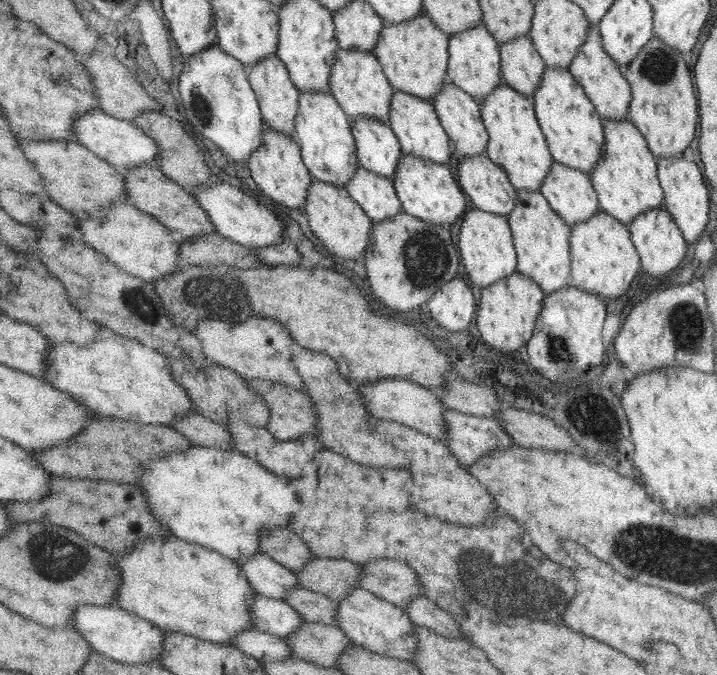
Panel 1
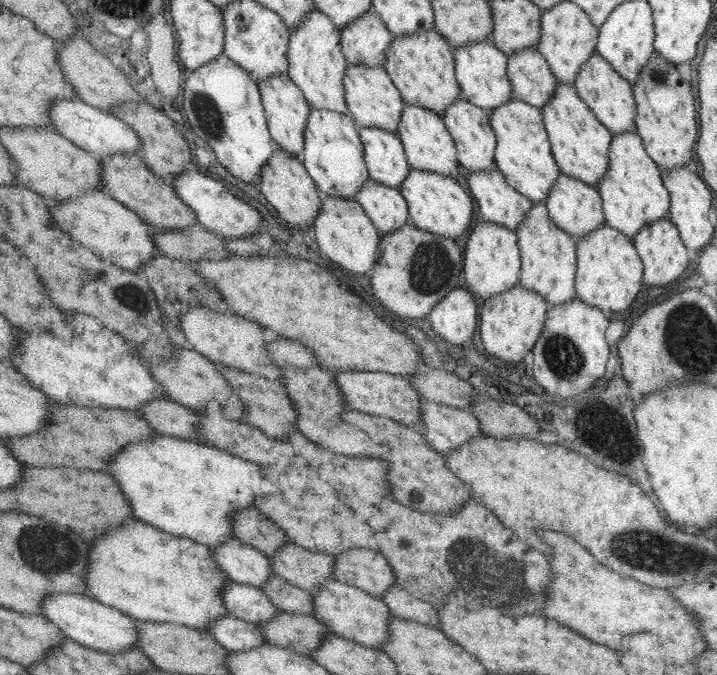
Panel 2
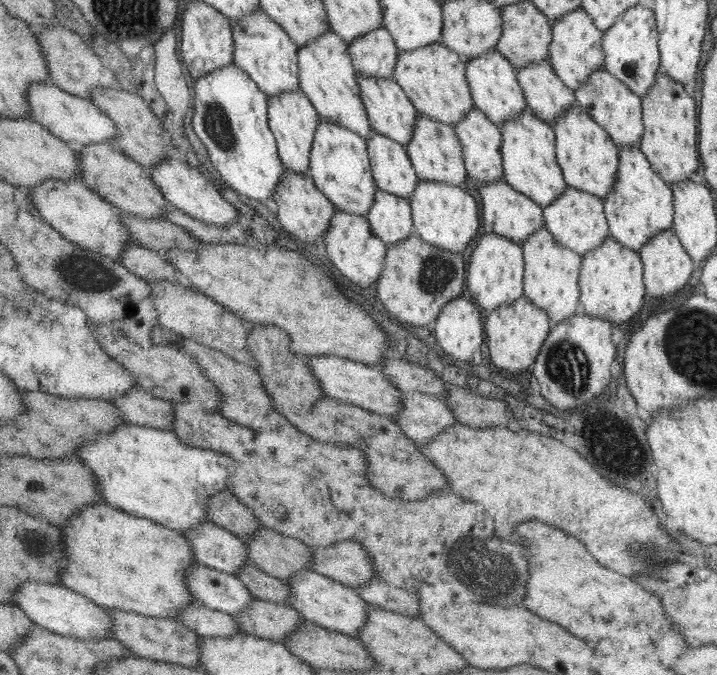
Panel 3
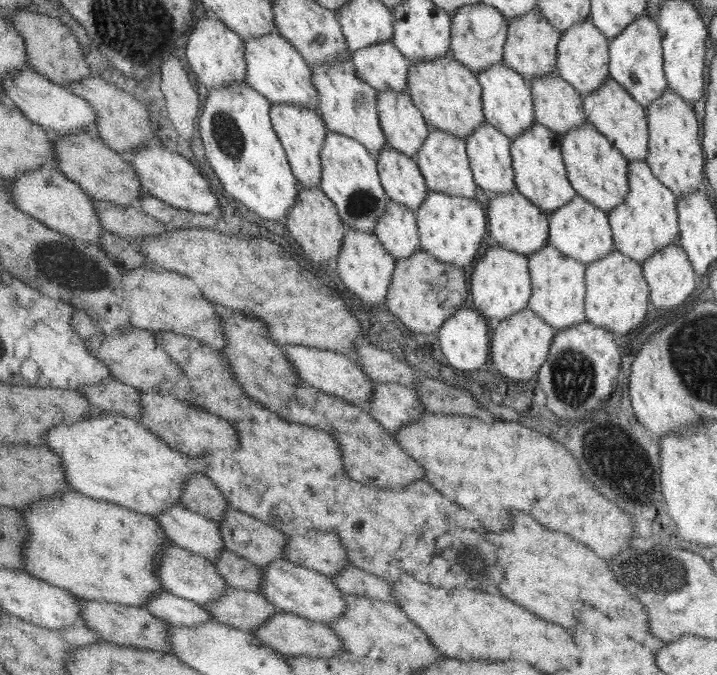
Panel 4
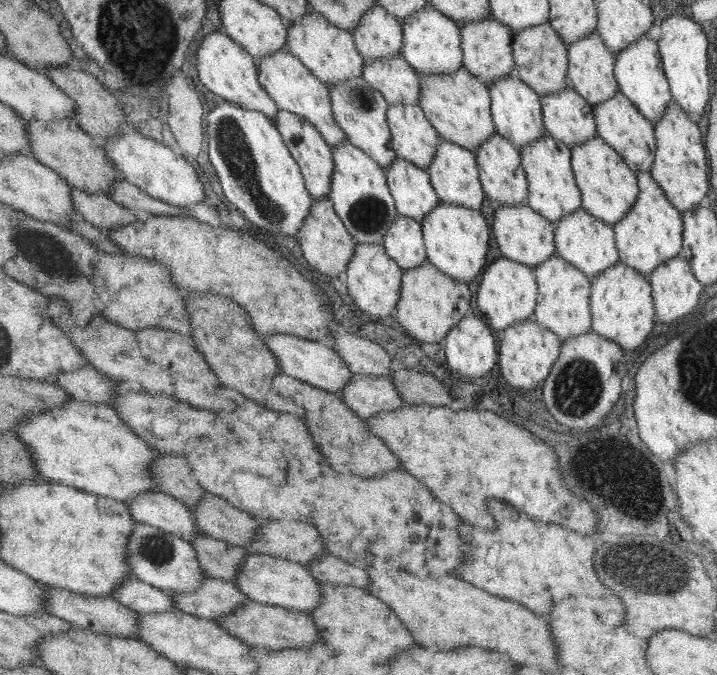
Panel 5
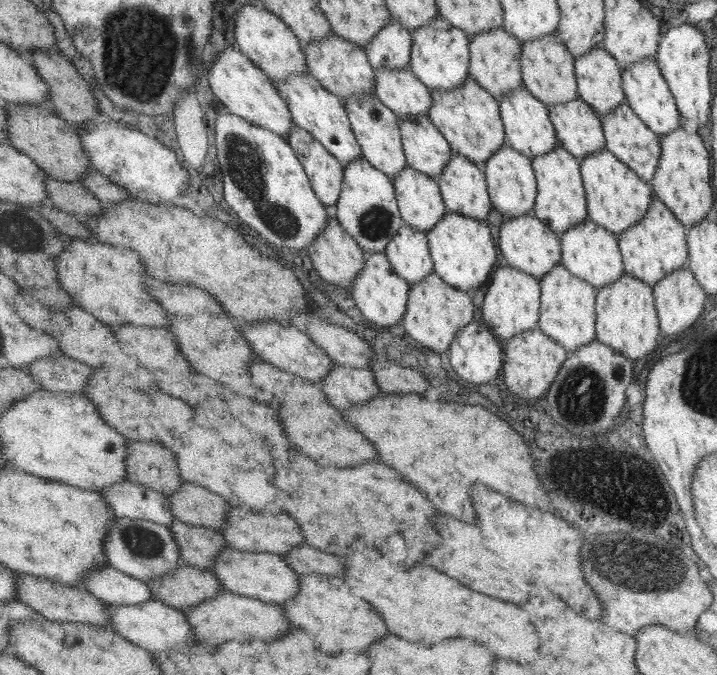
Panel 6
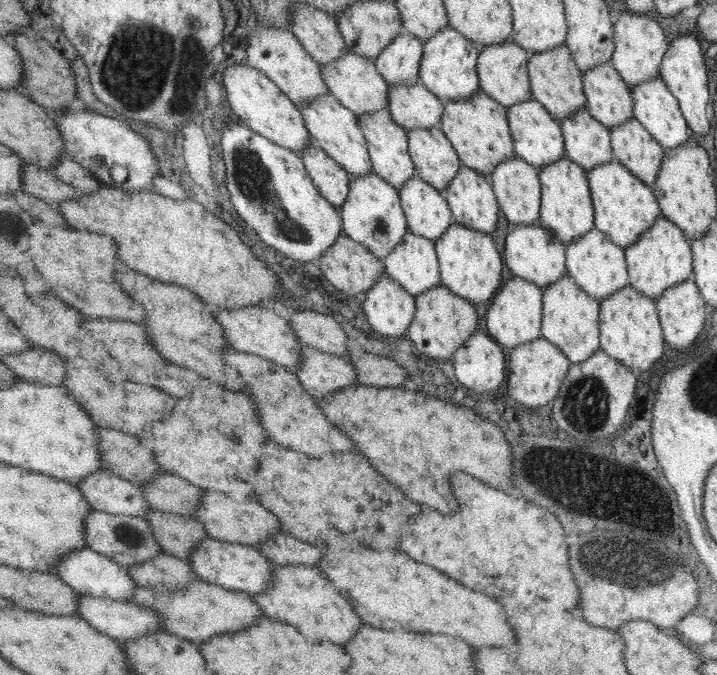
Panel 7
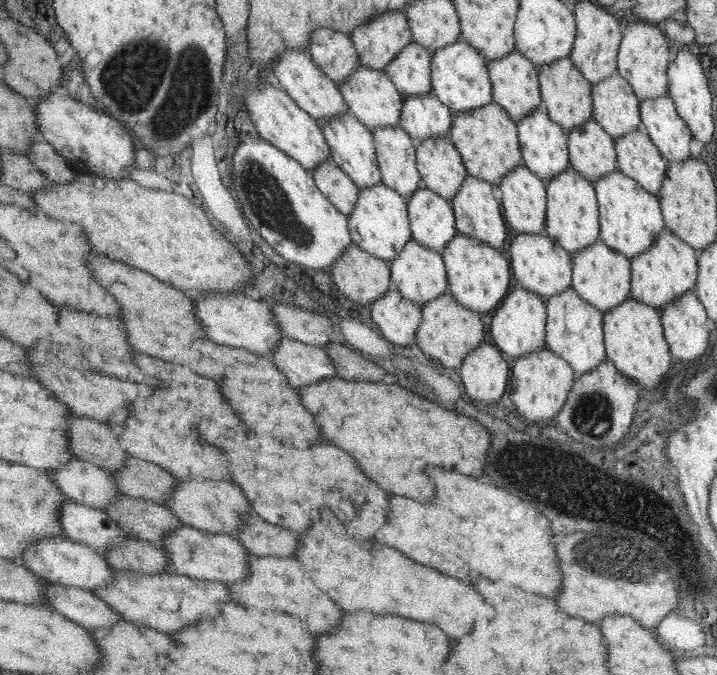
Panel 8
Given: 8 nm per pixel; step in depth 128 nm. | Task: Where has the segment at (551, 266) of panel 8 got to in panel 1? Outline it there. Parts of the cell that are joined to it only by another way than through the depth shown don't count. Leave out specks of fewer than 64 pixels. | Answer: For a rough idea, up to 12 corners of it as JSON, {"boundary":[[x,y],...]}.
{"boundary":[[486,152],[460,158],[475,208],[504,217],[518,190]]}

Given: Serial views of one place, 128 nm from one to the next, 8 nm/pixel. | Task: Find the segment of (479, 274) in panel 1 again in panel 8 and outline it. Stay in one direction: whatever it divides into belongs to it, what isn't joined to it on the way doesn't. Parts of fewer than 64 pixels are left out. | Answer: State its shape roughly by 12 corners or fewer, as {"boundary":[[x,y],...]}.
{"boundary":[[515,286],[493,314],[494,344],[513,360],[546,348],[540,296]]}

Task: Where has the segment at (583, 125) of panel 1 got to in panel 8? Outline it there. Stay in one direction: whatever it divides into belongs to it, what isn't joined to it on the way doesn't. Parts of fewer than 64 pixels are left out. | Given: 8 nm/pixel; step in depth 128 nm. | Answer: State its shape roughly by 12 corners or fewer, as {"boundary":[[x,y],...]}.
{"boundary":[[619,169],[593,184],[599,240],[632,258],[666,227],[658,196]]}

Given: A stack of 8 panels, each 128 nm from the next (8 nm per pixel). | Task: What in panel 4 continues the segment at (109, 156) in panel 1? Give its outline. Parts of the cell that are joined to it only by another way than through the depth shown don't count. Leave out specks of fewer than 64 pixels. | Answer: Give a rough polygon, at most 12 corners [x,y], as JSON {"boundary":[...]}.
{"boundary":[[30,66],[4,94],[53,136],[95,132],[99,114]]}

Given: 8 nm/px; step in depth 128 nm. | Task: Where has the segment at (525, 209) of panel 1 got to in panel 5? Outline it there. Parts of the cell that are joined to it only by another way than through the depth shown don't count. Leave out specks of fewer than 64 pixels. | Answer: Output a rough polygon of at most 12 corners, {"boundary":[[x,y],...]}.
{"boundary":[[554,254],[534,267],[534,319],[564,341],[592,331],[591,280]]}

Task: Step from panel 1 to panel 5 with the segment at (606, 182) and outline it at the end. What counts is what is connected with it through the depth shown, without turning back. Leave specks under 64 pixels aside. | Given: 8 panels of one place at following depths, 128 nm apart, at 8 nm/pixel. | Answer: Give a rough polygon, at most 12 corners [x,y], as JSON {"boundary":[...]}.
{"boundary":[[651,172],[614,224],[620,260],[650,276],[682,253],[682,216]]}

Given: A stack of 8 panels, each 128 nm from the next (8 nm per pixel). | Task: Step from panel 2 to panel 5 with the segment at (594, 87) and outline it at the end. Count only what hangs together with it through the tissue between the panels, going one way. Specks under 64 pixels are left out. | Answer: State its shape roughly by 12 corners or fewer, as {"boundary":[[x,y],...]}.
{"boundary":[[619,90],[596,104],[600,137],[651,172],[655,125]]}

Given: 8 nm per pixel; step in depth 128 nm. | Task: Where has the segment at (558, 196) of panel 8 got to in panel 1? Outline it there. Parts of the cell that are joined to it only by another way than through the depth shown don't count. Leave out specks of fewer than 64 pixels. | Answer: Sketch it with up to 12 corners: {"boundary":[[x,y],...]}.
{"boundary":[[502,82],[481,104],[487,155],[517,190],[554,166],[534,101]]}

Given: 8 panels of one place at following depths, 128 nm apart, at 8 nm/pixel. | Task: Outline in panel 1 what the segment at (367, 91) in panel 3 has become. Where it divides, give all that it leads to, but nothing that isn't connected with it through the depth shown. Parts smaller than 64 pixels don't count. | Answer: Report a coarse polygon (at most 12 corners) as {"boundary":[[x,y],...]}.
{"boundary":[[339,48],[331,95],[389,125],[394,86],[374,53]]}

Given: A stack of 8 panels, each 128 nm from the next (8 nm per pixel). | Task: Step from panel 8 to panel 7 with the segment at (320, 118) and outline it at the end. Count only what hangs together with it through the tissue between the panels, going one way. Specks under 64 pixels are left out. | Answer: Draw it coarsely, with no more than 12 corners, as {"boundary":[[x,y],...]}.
{"boundary":[[259,21],[247,64],[288,97],[330,93],[319,61],[286,28]]}

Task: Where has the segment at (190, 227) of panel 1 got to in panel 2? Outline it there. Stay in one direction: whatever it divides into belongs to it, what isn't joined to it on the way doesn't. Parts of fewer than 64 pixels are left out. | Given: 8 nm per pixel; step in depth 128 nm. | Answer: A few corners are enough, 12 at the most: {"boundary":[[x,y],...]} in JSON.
{"boundary":[[137,153],[101,159],[101,189],[156,230],[198,224]]}

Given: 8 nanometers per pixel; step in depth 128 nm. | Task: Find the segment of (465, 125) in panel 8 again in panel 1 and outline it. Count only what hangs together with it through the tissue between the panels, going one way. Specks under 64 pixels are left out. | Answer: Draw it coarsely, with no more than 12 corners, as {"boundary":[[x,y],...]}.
{"boundary":[[426,14],[386,24],[373,50],[395,90],[432,101],[450,35]]}

